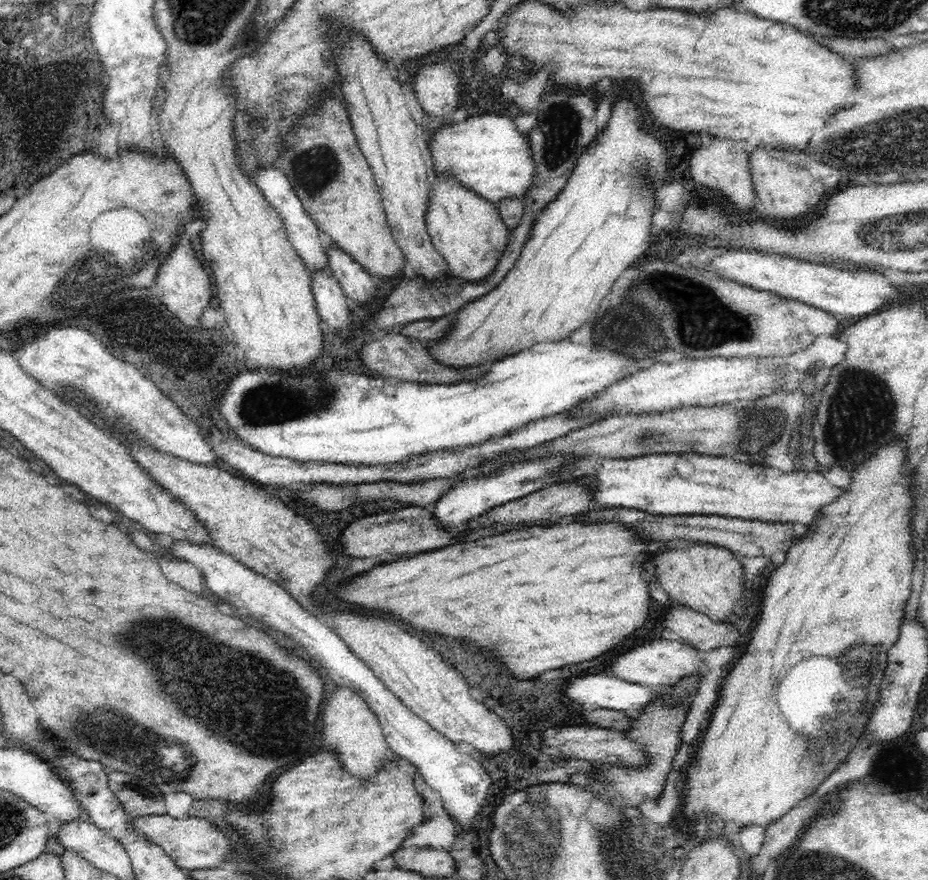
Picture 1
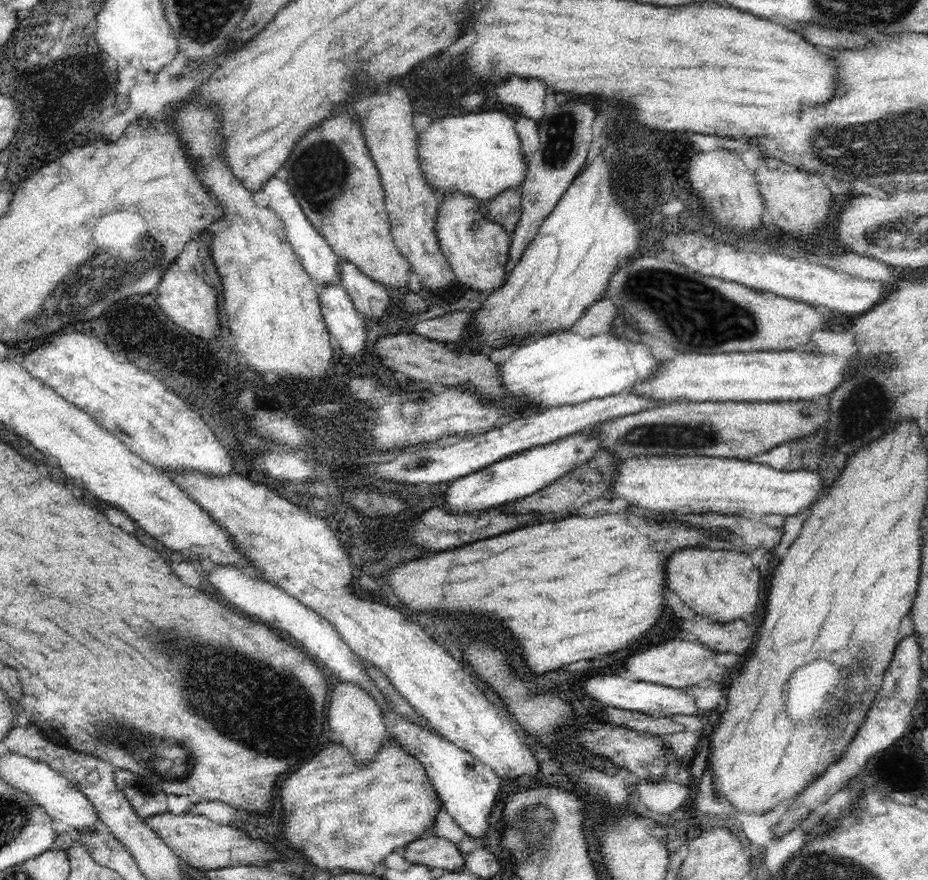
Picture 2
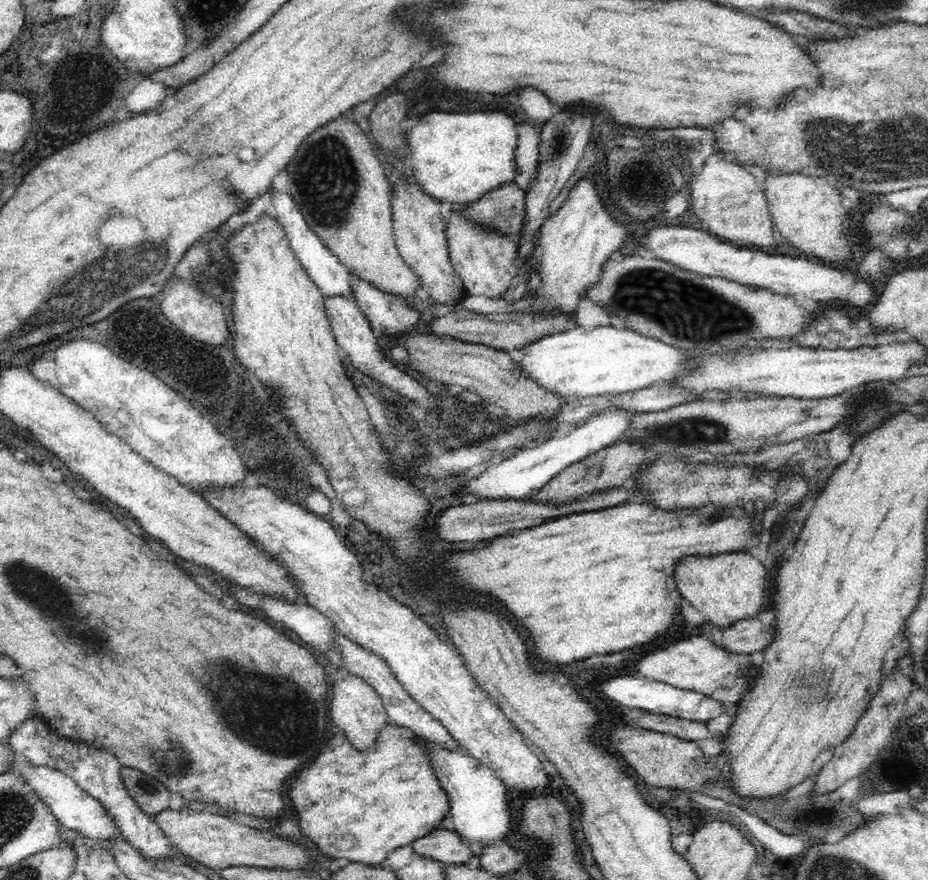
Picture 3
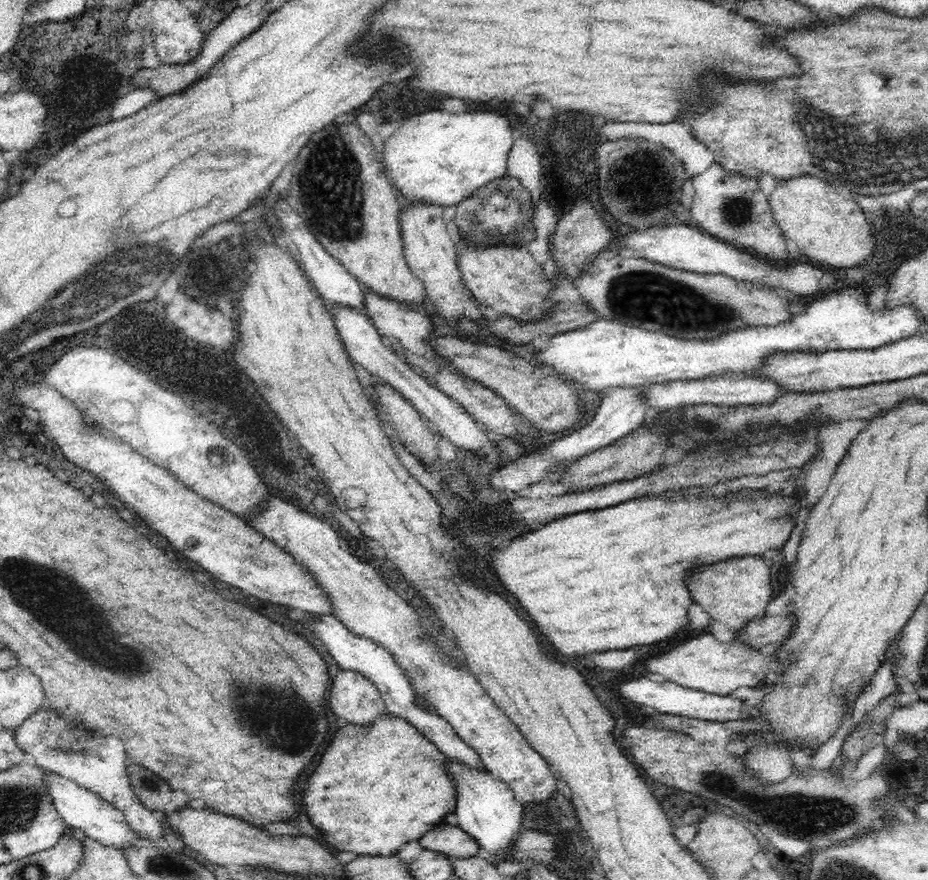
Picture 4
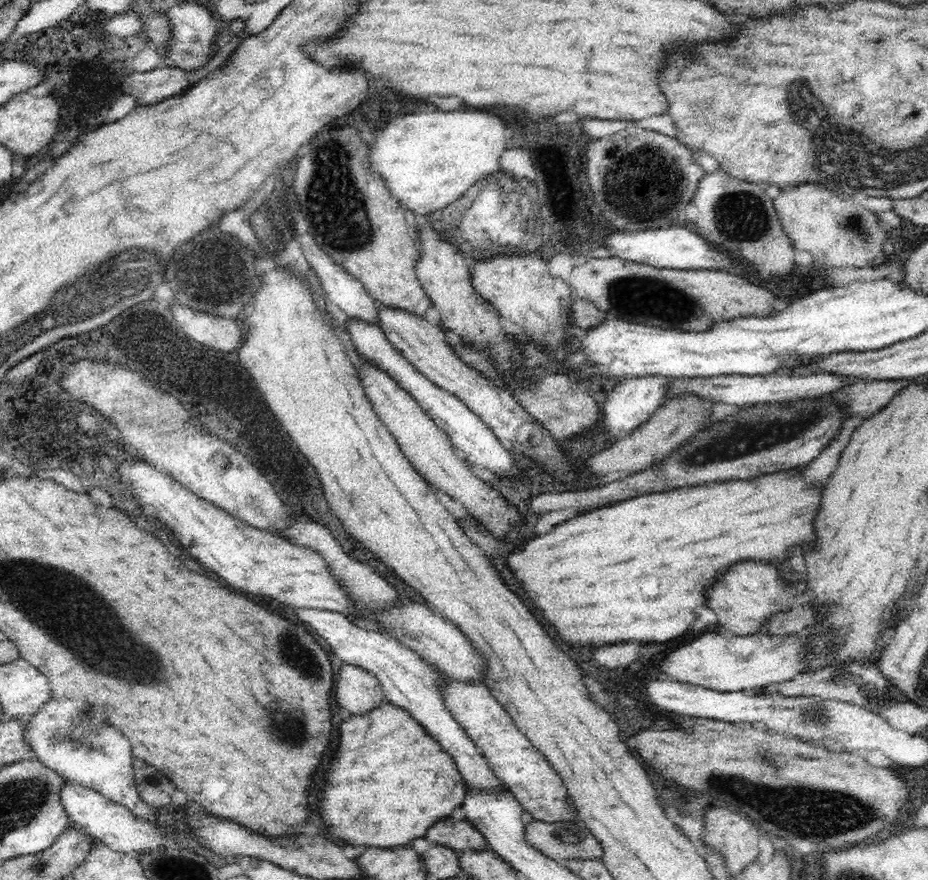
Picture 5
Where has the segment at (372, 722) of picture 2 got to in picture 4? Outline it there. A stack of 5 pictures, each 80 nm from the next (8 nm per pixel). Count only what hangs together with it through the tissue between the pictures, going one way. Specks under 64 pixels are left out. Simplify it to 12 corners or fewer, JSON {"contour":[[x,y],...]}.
{"contour":[[341,669],[330,710],[346,724],[372,724],[386,712],[379,688]]}

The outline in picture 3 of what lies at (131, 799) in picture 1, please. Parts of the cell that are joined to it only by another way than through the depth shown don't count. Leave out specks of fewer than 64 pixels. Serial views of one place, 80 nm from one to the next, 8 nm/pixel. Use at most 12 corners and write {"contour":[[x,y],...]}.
{"contour":[[122,768],[124,785],[142,812],[169,808],[171,792],[134,768]]}

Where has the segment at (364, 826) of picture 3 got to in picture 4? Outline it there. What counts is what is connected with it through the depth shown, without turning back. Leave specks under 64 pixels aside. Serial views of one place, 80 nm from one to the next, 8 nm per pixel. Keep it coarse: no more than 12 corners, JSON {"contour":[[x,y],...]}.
{"contour":[[390,712],[334,734],[302,786],[338,852],[460,858],[448,757]]}

